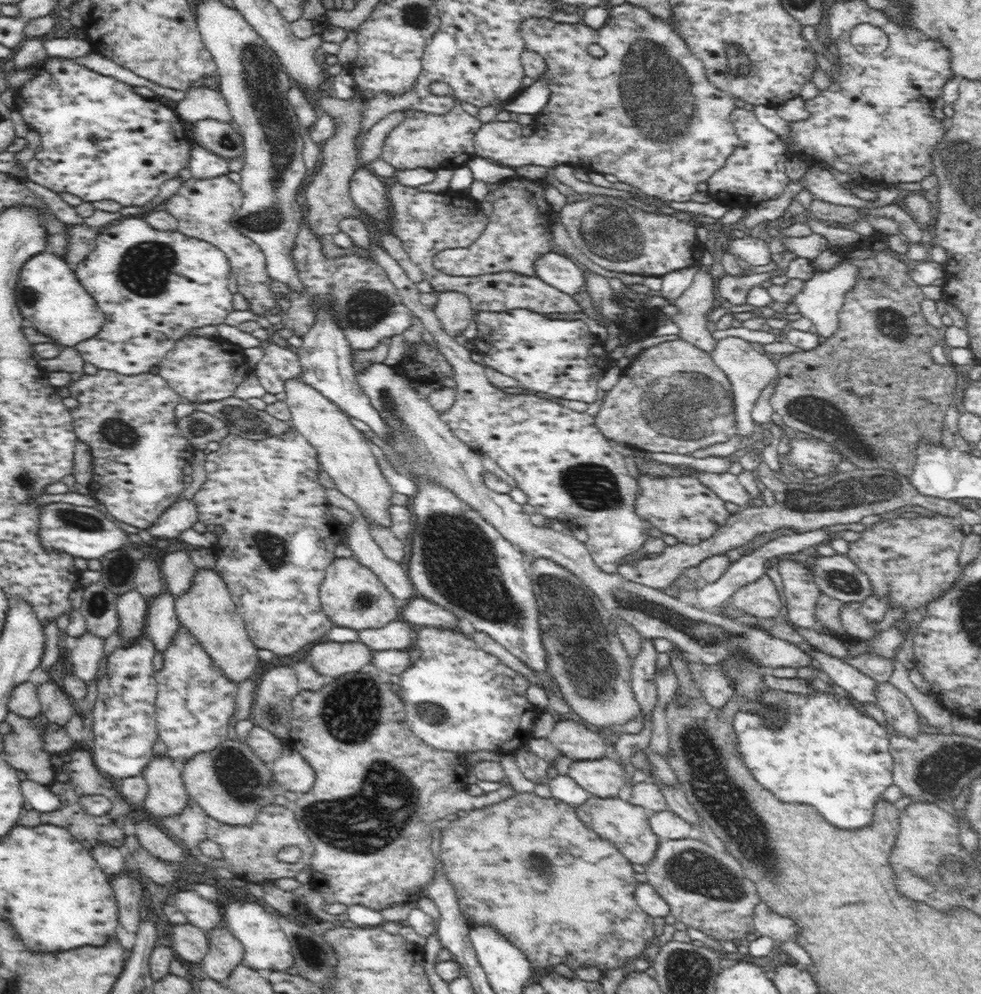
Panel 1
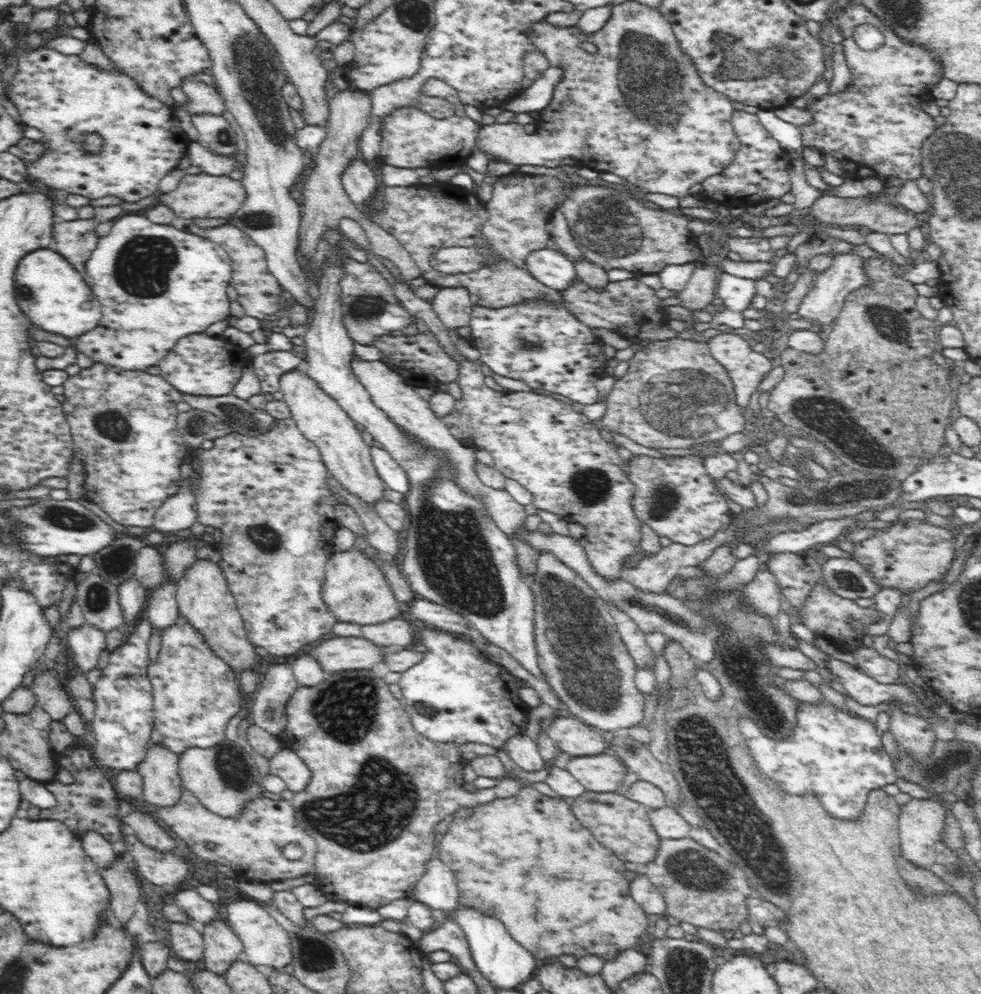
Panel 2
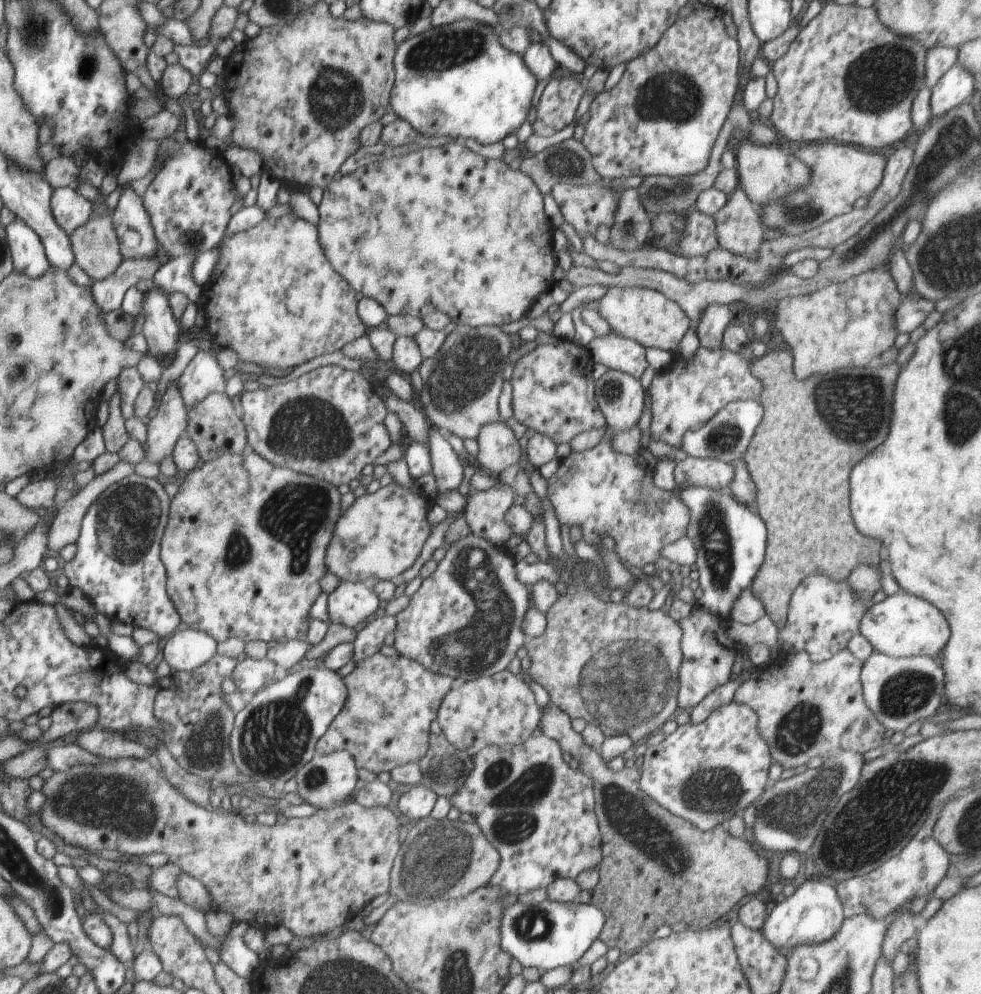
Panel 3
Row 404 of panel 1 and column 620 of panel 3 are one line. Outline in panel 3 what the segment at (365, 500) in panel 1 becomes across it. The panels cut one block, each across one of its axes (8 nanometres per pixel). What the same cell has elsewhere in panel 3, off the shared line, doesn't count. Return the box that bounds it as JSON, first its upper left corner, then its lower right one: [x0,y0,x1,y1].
[597,287,691,354]

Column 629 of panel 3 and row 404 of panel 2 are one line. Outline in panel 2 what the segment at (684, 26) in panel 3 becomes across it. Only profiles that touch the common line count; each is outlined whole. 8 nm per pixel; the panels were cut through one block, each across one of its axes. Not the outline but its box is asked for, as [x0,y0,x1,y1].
[62,362,190,527]

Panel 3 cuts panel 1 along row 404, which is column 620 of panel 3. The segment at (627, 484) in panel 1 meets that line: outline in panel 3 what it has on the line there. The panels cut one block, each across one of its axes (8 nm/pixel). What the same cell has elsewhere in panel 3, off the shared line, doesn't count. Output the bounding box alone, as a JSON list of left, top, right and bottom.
[546,429,690,570]

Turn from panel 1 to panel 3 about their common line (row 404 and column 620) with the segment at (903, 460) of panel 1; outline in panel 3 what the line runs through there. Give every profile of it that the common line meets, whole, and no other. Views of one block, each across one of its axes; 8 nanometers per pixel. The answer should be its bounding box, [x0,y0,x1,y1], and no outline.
[539,704,769,954]

